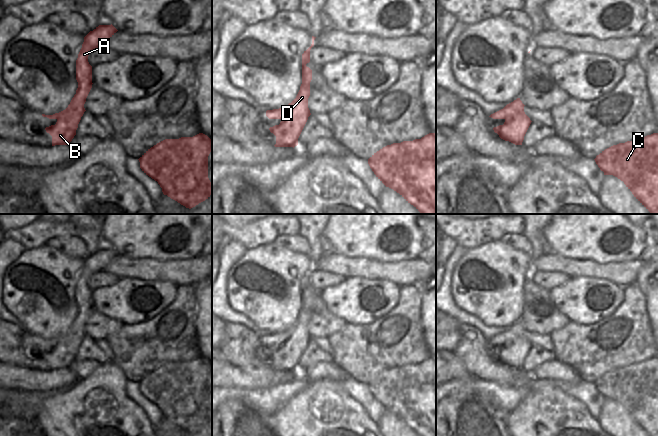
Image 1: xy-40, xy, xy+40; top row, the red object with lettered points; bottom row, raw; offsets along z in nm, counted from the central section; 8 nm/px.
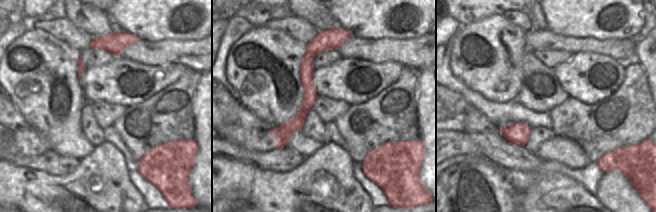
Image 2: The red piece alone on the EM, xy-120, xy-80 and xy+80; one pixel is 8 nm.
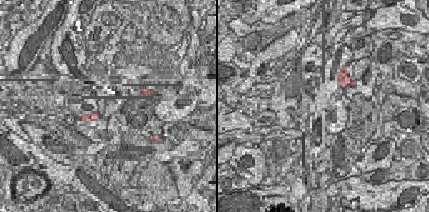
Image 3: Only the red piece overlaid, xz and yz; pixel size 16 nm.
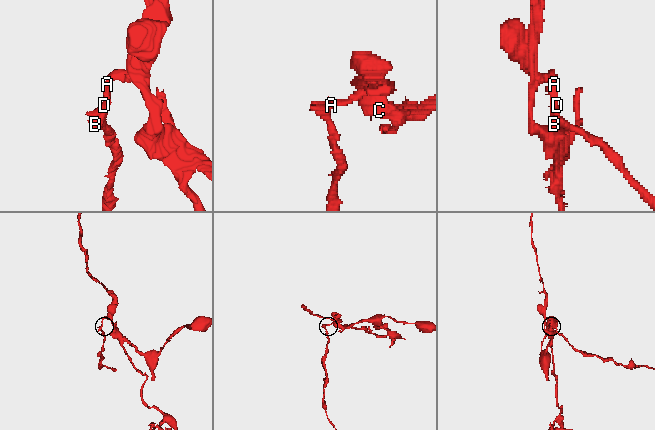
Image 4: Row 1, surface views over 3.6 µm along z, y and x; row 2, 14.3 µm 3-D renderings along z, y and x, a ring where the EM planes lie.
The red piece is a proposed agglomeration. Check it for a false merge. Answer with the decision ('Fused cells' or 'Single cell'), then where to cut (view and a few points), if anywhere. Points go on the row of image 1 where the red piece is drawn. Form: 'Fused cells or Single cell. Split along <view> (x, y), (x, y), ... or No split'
Fused cells. Split along xy (307, 116), (301, 116), (290, 111), (281, 119).

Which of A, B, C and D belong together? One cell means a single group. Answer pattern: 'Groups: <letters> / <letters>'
Groups: A C D / B.

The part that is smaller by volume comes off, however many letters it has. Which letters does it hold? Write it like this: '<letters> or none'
B.

